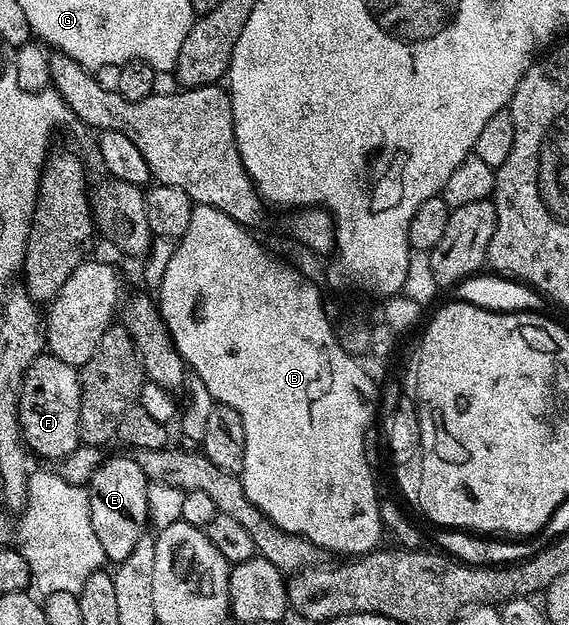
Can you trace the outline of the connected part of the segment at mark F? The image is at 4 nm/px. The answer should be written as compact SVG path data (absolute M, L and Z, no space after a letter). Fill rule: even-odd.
M43 352L34 360L31 368L27 368L19 396L19 420L21 437L34 455L37 453L41 458L60 460L82 445L79 436L80 395L81 375L78 367L65 364L52 354Z

